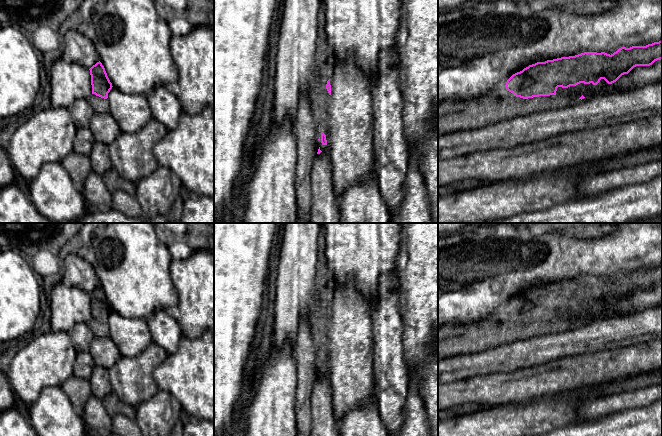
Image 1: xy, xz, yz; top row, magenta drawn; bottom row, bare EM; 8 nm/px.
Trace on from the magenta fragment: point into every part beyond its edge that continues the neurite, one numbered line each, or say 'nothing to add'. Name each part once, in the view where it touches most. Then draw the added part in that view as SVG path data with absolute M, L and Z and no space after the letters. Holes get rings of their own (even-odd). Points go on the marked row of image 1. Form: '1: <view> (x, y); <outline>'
1: yz (453, 115); M500 89L487 98L444 100L438 103L438 136L479 129L516 116L564 106L565 102L556 95L523 99L506 89Z

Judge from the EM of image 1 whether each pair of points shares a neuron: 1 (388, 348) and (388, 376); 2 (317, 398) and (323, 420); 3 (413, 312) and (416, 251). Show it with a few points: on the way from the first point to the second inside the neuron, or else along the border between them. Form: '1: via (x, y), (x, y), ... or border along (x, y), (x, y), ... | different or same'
1: via (388, 355), (388, 369) | same
2: via (321, 403), (323, 415) | same
3: via (416, 297), (416, 266) | same

